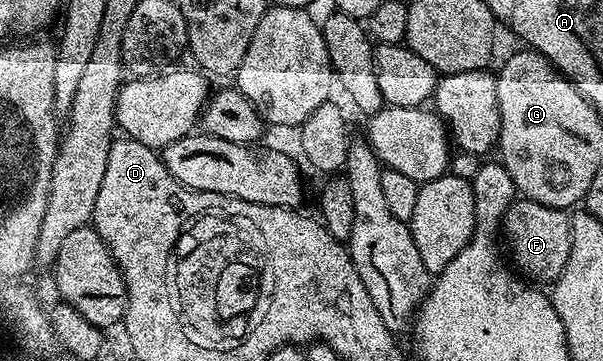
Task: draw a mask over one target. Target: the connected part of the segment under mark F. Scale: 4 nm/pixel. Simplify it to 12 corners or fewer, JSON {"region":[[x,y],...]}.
{"region":[[515,200],[500,233],[509,260],[535,282],[558,280],[570,217]]}

